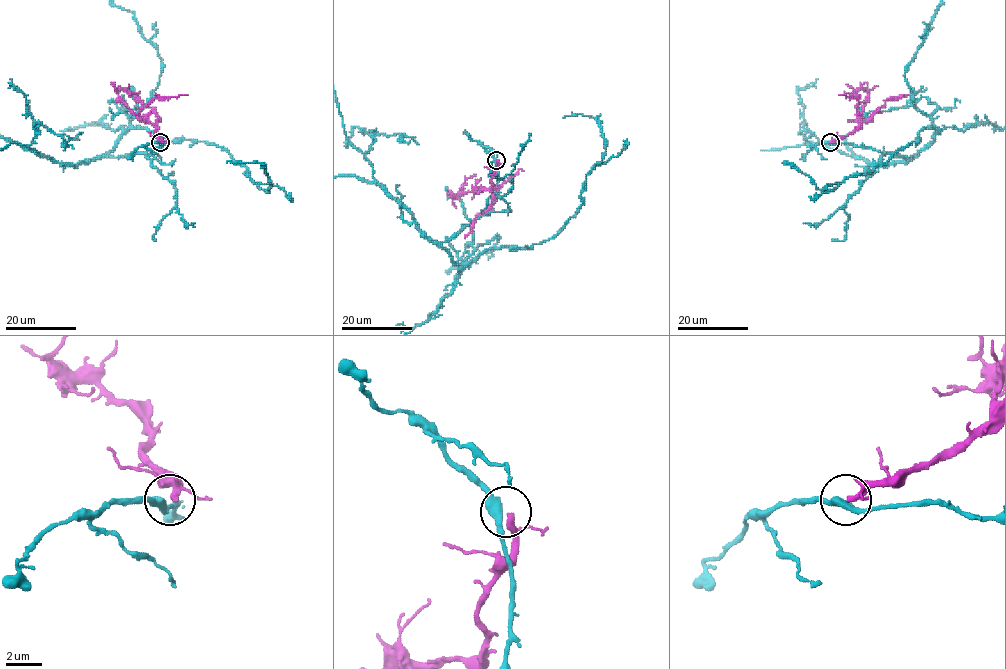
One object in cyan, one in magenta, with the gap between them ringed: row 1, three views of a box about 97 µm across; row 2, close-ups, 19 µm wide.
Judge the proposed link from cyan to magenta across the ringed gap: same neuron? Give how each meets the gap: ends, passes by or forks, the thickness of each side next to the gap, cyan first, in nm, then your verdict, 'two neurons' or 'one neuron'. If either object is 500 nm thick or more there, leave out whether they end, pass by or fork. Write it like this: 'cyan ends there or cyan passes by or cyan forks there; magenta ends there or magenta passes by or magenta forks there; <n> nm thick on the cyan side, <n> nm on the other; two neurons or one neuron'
cyan passes by; magenta ends there; 440 nm thick on the cyan side, 340 nm on the other; two neurons

